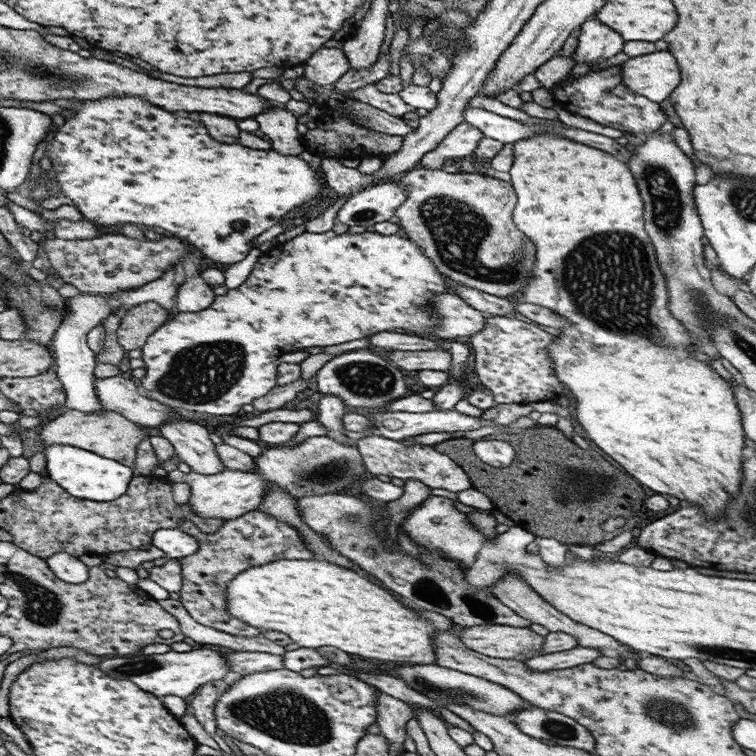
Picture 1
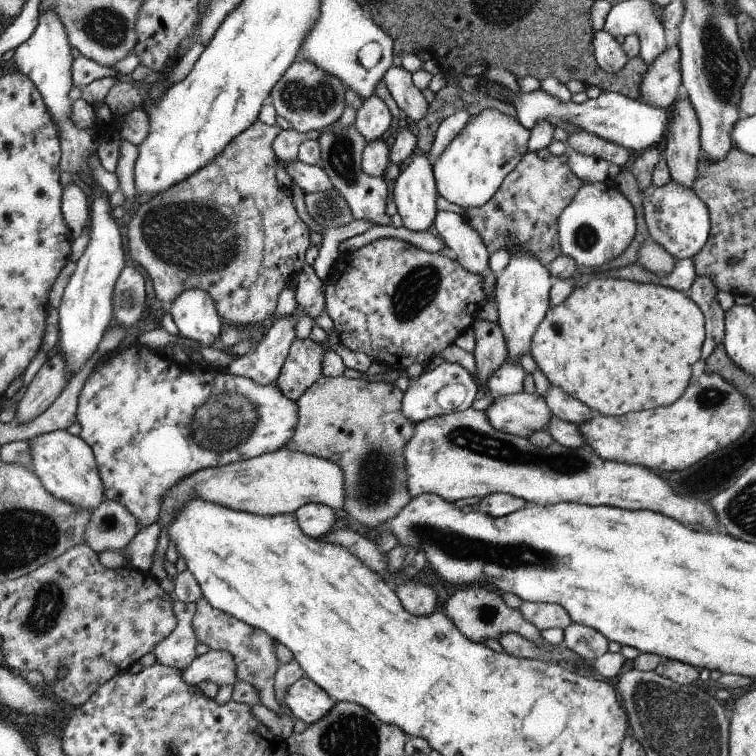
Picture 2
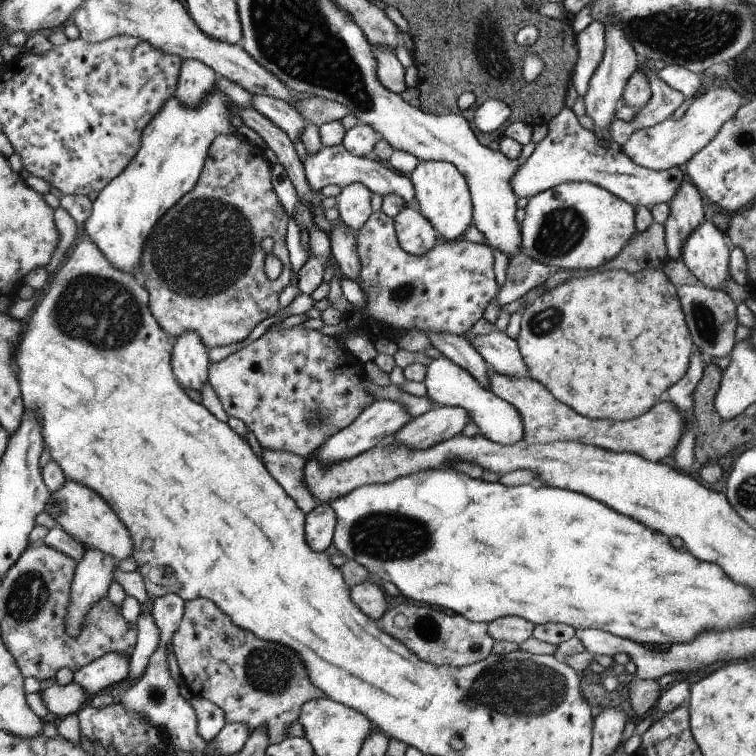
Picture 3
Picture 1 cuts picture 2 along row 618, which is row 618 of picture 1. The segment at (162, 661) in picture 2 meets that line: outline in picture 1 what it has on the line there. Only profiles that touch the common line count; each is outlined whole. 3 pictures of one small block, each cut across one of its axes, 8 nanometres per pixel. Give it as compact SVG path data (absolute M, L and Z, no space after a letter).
M169 598L157 600L158 604L177 618L180 630L192 638L198 647L213 647L226 651L267 652L283 656L286 652L284 646L280 646L262 634L255 637L234 636L215 628L204 626L196 622L190 613L182 606L180 600Z

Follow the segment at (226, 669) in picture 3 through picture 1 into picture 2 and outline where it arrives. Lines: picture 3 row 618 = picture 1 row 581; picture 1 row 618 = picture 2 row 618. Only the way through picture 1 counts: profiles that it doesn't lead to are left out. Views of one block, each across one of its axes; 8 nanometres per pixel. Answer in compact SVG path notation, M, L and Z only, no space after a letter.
M204 598L196 602L196 612L193 618L193 627L199 638L199 644L208 644L212 650L230 651L237 664L237 678L249 682L260 690L262 704L278 715L284 715L284 708L280 706L275 694L275 672L280 666L275 642L273 638L261 628L250 626L247 622L238 620L234 615L228 614L223 610L214 608Z

